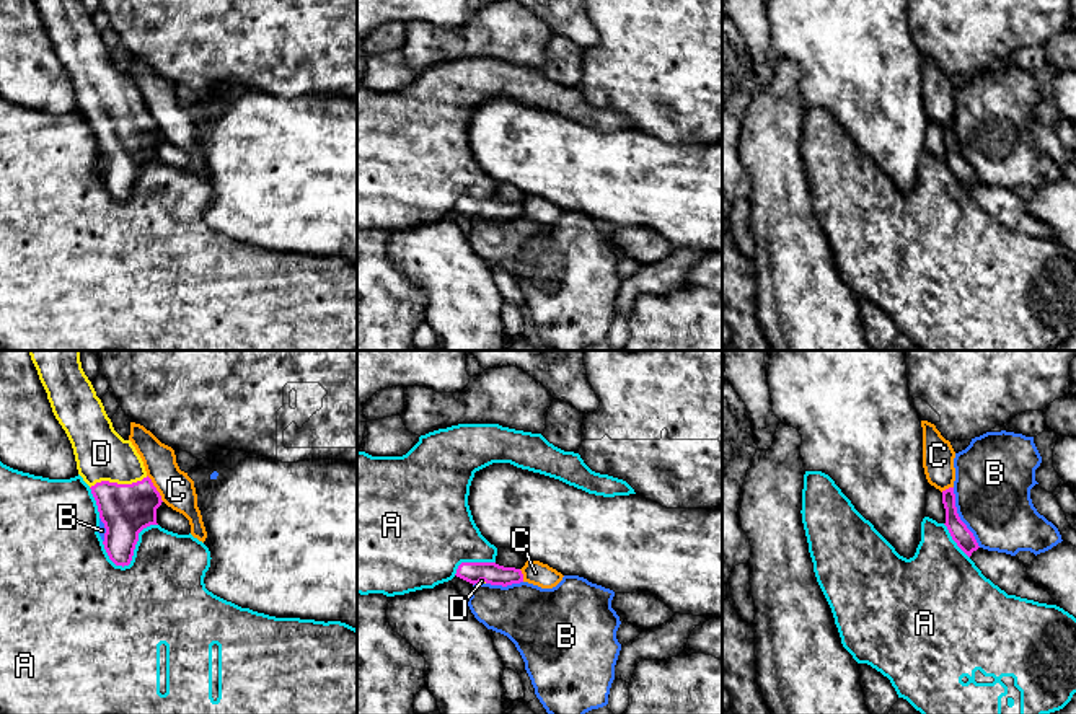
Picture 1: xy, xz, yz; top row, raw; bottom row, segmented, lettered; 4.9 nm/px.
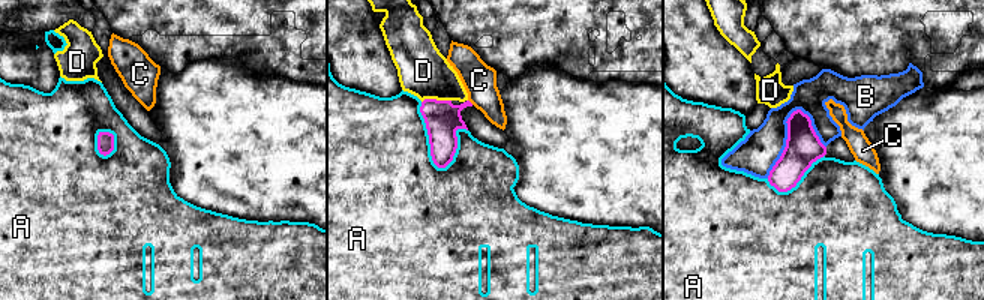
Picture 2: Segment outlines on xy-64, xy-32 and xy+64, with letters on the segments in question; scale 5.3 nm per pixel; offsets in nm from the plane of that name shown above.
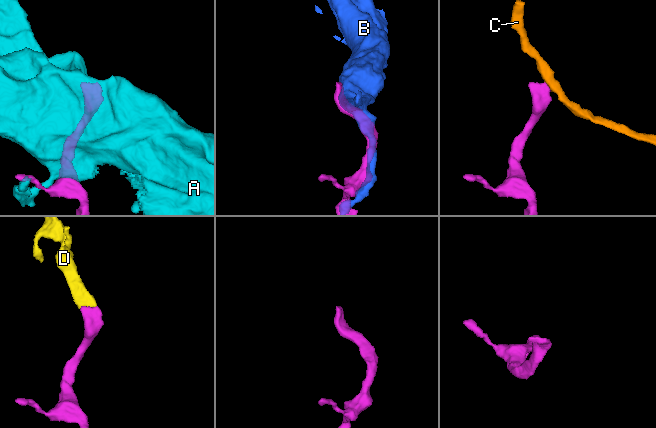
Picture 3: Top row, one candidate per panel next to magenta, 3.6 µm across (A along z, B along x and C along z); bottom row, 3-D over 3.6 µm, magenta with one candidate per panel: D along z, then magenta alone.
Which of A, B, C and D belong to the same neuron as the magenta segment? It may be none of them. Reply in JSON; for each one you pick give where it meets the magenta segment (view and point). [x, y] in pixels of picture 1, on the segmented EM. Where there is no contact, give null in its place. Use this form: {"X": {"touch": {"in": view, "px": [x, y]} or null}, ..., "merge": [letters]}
{"D": {"touch": {"in": "xy", "px": [116, 483]}}, "merge": ["D"]}

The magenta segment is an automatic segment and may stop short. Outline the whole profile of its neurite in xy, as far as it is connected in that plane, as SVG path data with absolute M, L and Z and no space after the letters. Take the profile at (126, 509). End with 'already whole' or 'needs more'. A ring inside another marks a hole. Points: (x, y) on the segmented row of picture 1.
M29 350L31 360L37 370L39 380L47 393L52 412L65 430L77 461L78 474L90 486L96 500L99 518L104 523L104 549L116 566L129 566L134 556L139 533L157 523L157 509L161 505L161 496L147 476L143 461L130 440L124 440L112 427L101 399L85 375L80 362L80 350Z; needs more

